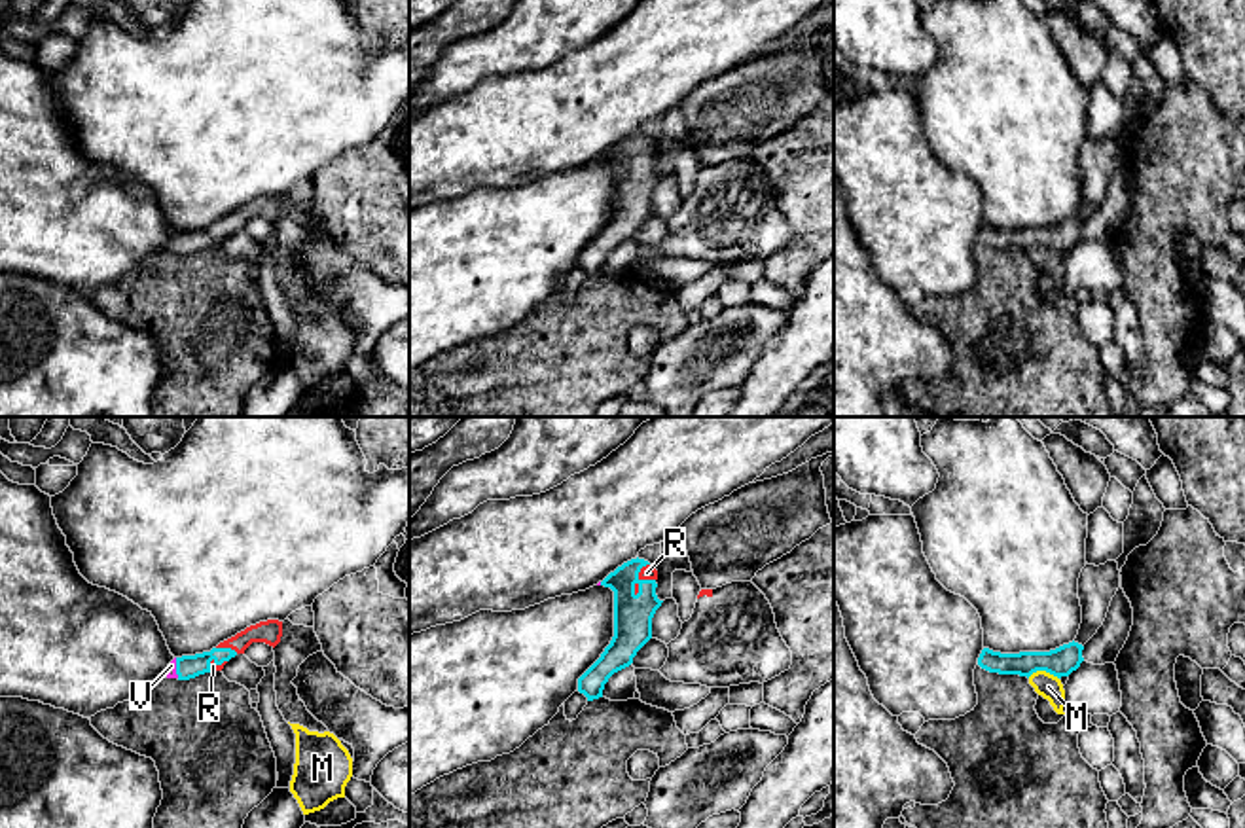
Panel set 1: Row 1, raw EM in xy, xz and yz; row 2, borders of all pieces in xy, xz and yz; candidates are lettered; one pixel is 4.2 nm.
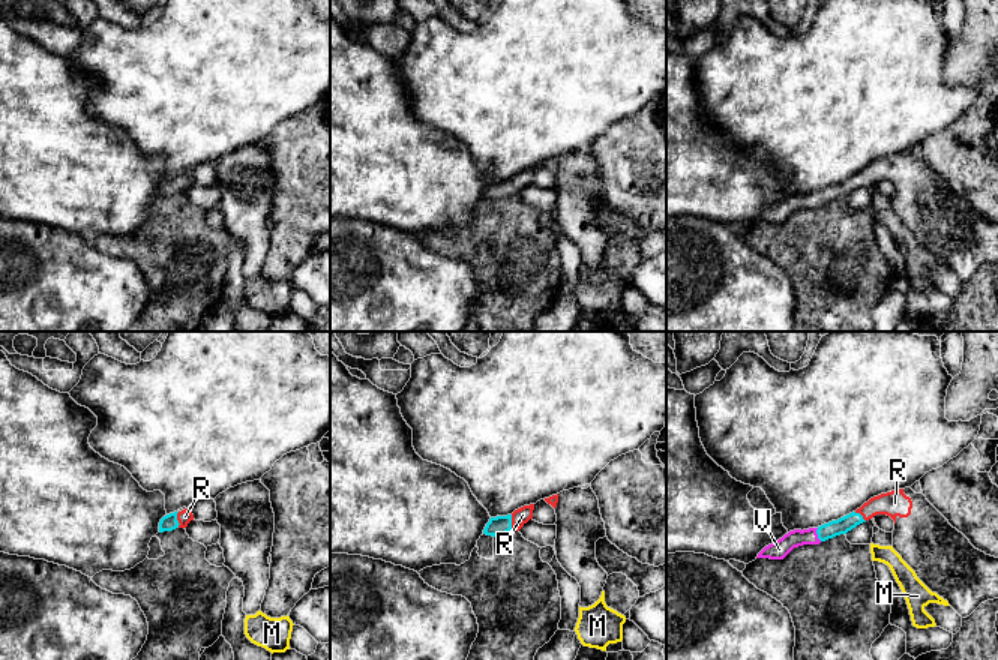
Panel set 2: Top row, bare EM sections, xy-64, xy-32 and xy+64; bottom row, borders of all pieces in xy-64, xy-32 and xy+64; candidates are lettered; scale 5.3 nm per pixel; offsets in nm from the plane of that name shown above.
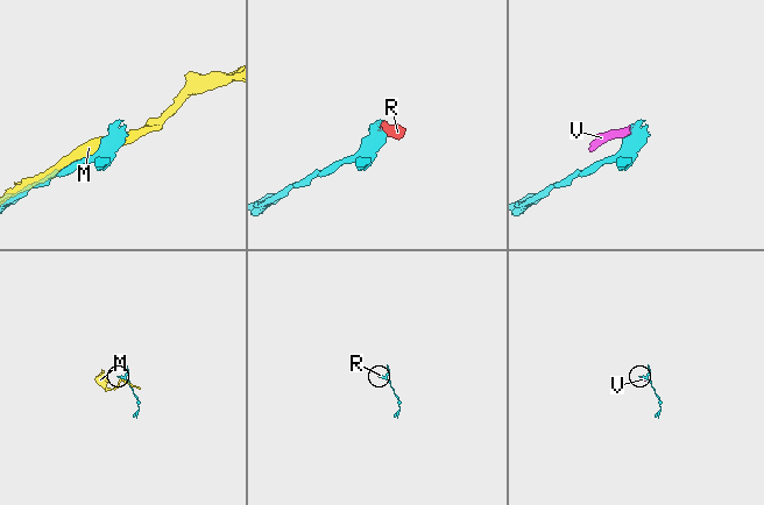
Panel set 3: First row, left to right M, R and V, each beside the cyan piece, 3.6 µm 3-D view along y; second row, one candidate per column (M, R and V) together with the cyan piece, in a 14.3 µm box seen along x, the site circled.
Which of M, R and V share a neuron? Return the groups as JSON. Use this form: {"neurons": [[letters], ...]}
{"neurons": [["M"], ["R", "V"]]}

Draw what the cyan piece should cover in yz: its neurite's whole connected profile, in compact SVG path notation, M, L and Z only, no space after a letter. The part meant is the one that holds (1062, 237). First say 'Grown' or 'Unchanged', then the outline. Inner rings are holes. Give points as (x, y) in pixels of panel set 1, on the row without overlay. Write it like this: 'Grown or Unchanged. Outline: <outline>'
Unchanged. Outline: M1074 216L1050 227L1001 229L983 224L978 241L999 250L1019 250L1029 254L1037 246L1046 246L1061 254L1080 243L1084 237L1082 225L1084 222Z

